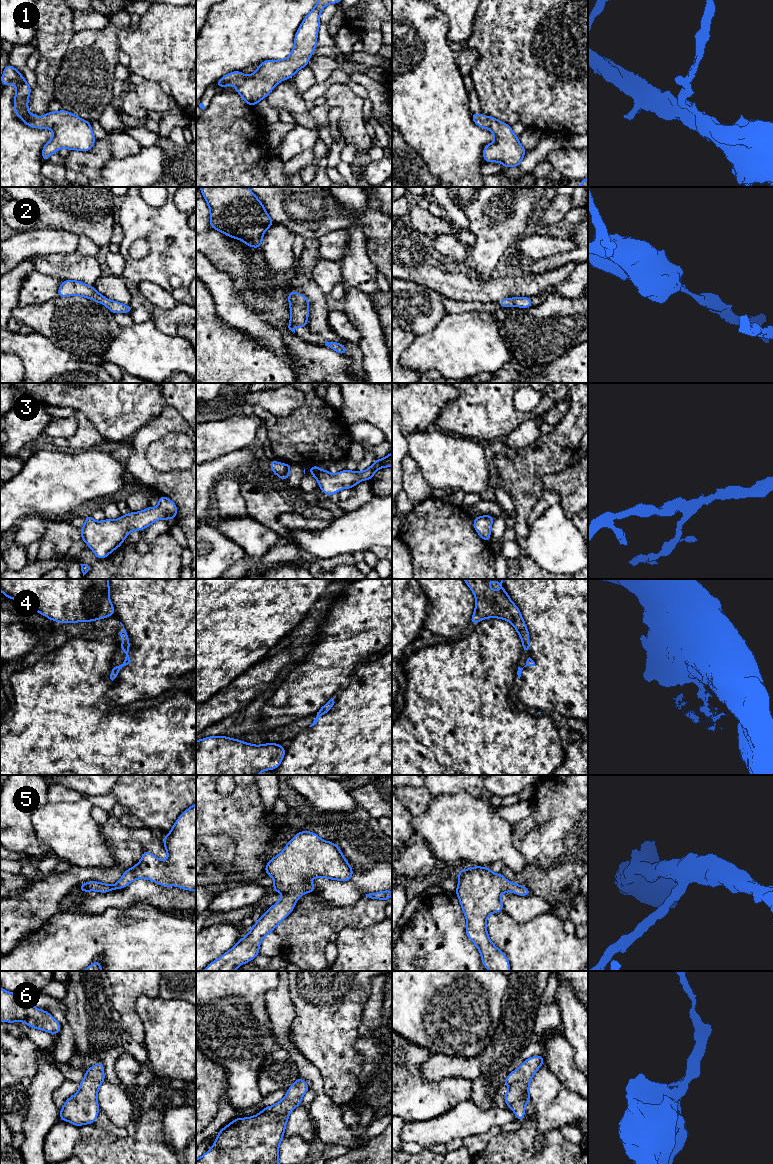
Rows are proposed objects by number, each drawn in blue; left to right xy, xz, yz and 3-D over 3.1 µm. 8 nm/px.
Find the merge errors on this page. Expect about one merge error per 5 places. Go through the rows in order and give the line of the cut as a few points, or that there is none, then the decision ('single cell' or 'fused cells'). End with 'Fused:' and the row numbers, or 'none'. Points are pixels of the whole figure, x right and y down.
1: cut none; single cell
2: cut none; single cell
3: cut none; single cell
4: cut yz (526, 642), (527, 649); fused cells
5: cut none; single cell
6: cut none; single cell
Fused: 4

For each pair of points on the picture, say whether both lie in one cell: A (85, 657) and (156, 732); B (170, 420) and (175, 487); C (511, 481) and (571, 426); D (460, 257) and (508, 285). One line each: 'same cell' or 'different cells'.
A: same cell
B: same cell
C: same cell
D: different cells

